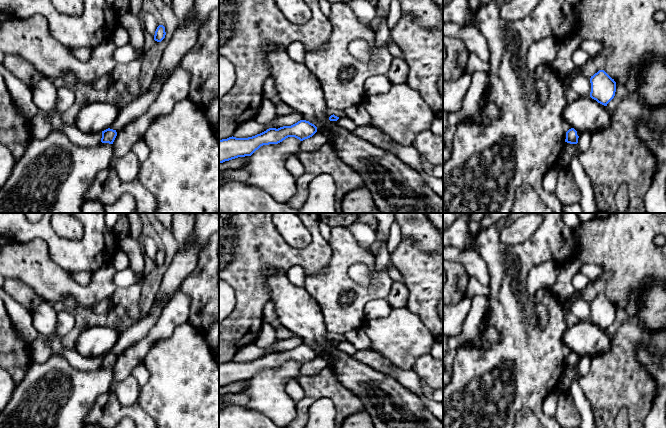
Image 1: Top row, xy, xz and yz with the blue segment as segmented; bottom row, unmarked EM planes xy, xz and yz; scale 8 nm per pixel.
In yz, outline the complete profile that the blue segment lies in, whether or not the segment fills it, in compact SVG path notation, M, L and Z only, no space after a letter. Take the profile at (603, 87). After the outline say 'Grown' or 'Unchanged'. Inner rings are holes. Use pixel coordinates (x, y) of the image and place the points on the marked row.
M599 70L590 78L590 97L598 103L607 106L614 98L616 82L604 70Z. Unchanged

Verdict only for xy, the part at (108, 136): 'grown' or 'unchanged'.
unchanged

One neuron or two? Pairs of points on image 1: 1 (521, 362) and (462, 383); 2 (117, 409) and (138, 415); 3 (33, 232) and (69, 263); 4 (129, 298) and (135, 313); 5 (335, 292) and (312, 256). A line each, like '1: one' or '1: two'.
1: one
2: one
3: one
4: one
5: two

